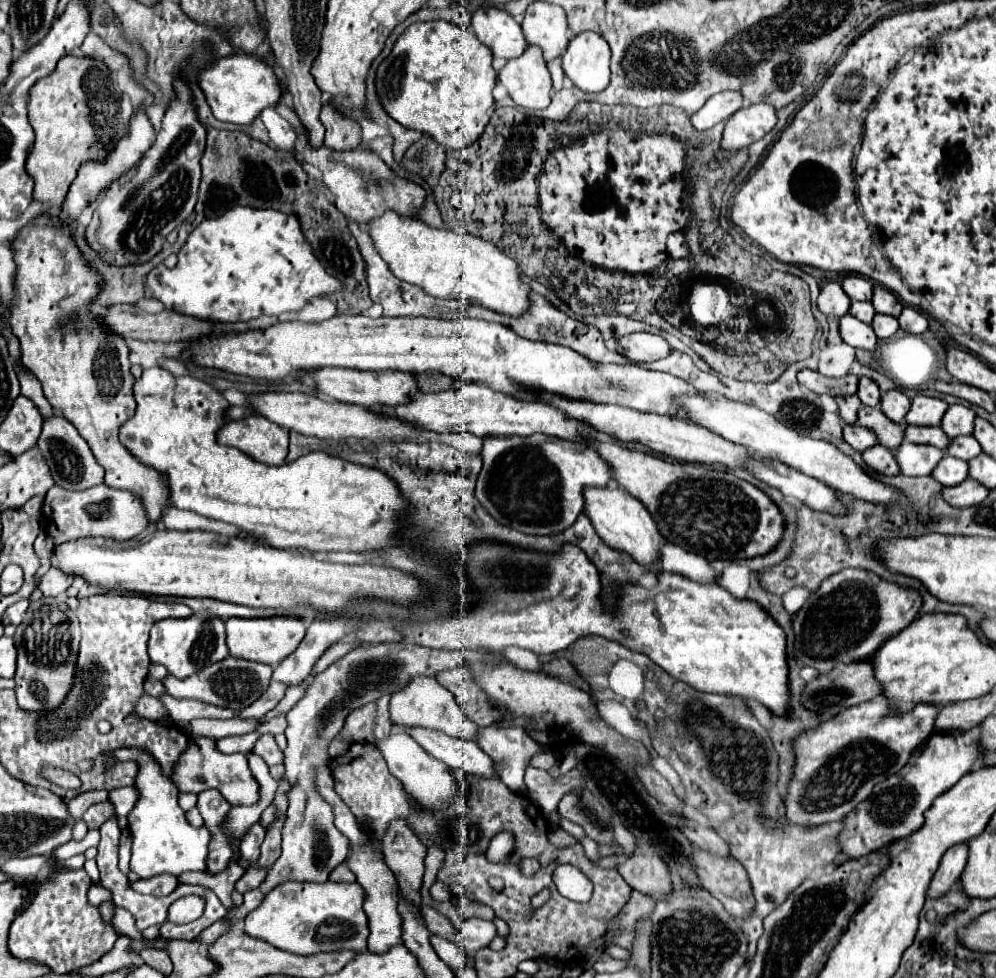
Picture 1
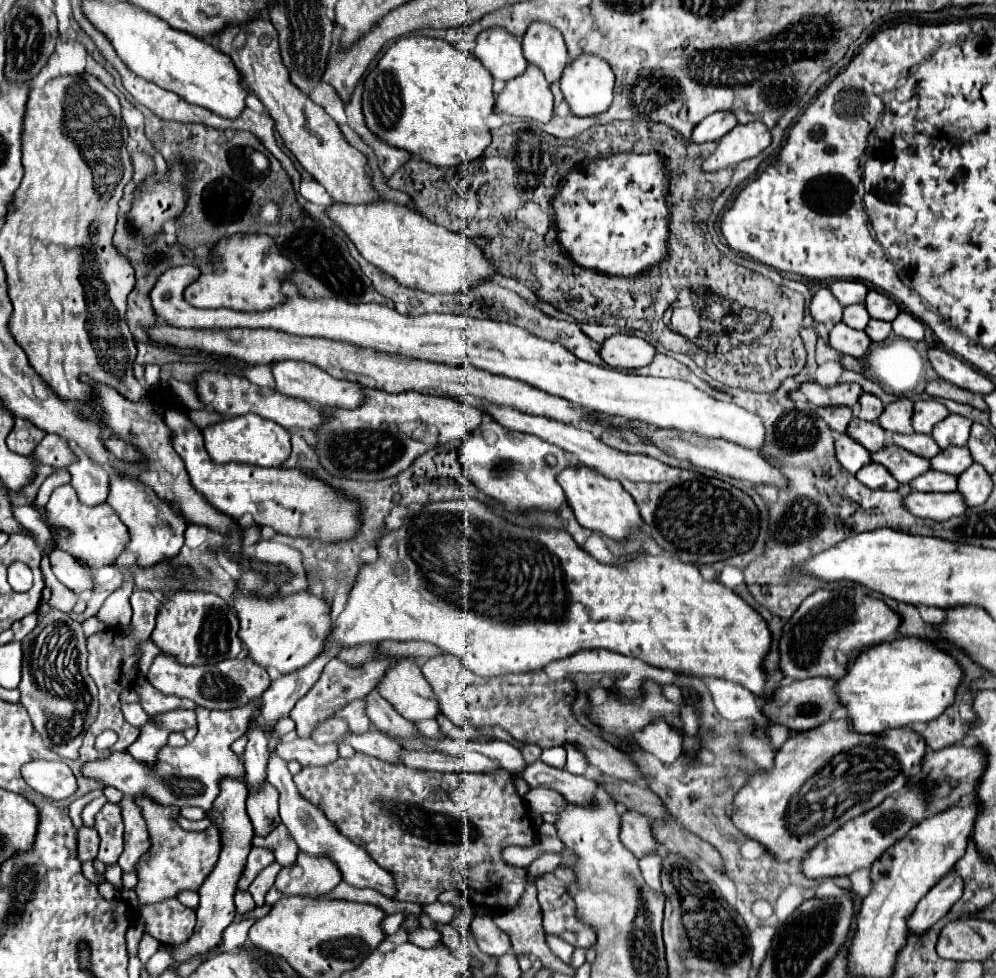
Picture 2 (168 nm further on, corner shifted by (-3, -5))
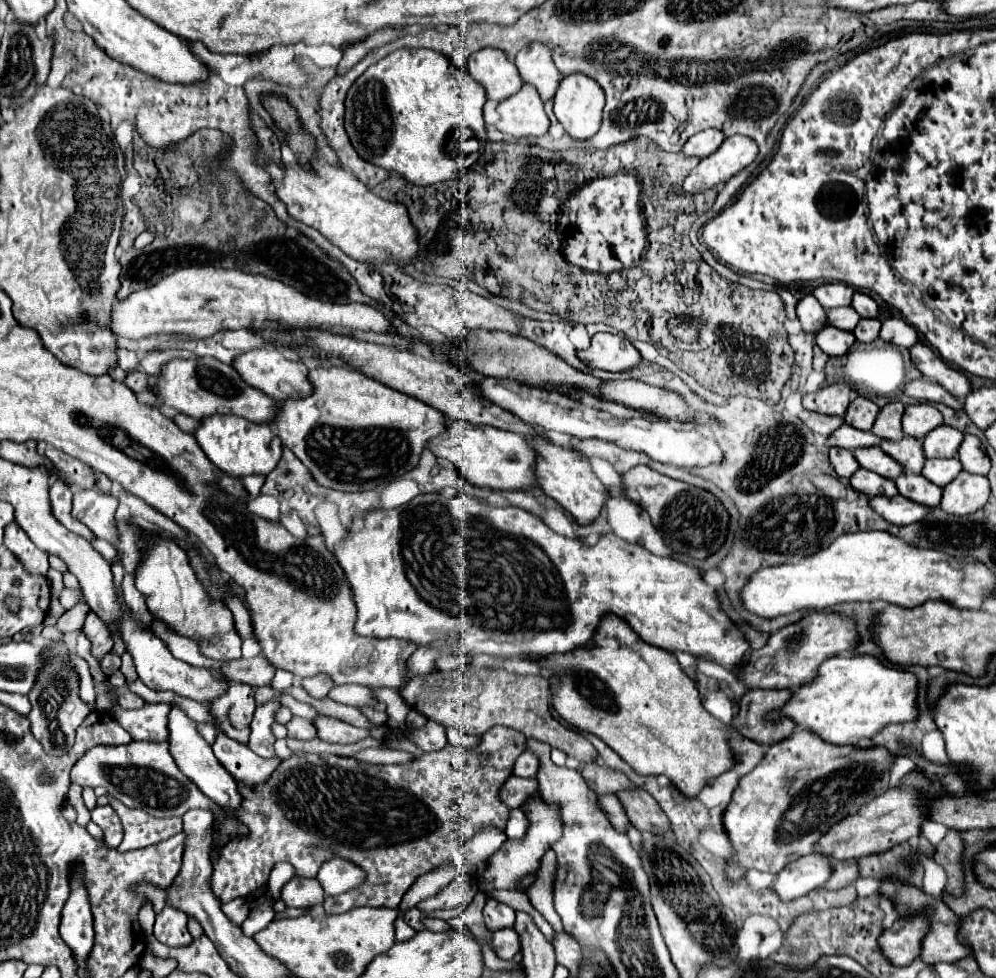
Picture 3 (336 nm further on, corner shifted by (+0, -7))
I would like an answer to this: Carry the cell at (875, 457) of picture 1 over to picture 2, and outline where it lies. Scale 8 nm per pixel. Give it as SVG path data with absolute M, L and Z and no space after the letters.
M870 463L866 465L864 469L860 469L856 473L856 479L860 483L864 483L868 489L884 489L884 491L894 491L900 483L882 467L882 465L876 465L876 463Z

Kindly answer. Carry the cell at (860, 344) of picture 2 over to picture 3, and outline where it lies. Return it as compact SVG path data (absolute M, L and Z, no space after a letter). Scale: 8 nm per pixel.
M831 325L823 327L823 329L817 333L815 341L817 341L817 345L819 345L827 355L831 355L831 357L845 355L845 353L851 349L851 345L855 343L855 339L853 339L853 335L851 335L849 331L841 331L841 329L831 327Z

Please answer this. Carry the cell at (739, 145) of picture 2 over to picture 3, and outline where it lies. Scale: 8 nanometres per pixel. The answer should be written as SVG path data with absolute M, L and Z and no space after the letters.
M747 135L727 137L713 155L701 159L699 165L687 175L683 189L687 193L707 191L731 179L735 173L753 163L757 153L759 145L753 143L753 139L749 139Z

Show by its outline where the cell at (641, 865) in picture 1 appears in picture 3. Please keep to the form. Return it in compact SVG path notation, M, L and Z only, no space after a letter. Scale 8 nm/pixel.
M603 795L603 797L599 797L599 805L605 809L611 825L617 831L621 831L621 833L627 835L627 829L631 827L631 823L629 823L629 817L625 815L625 811L621 807L621 801L615 795Z

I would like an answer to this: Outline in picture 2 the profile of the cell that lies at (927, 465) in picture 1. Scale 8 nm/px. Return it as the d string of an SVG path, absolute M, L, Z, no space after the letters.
M886 445L880 451L872 453L872 461L884 465L898 483L910 483L914 477L930 469L928 459L916 457L914 453L908 453L896 445Z

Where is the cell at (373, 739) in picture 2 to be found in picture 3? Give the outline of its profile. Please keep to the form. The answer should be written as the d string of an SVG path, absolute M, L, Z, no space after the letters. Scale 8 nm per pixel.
M321 715L319 719L313 721L317 727L317 737L329 743L359 743L367 737L371 737L371 733L367 729L359 729L355 725L349 725L345 721L337 721L337 719L329 719L325 715Z

